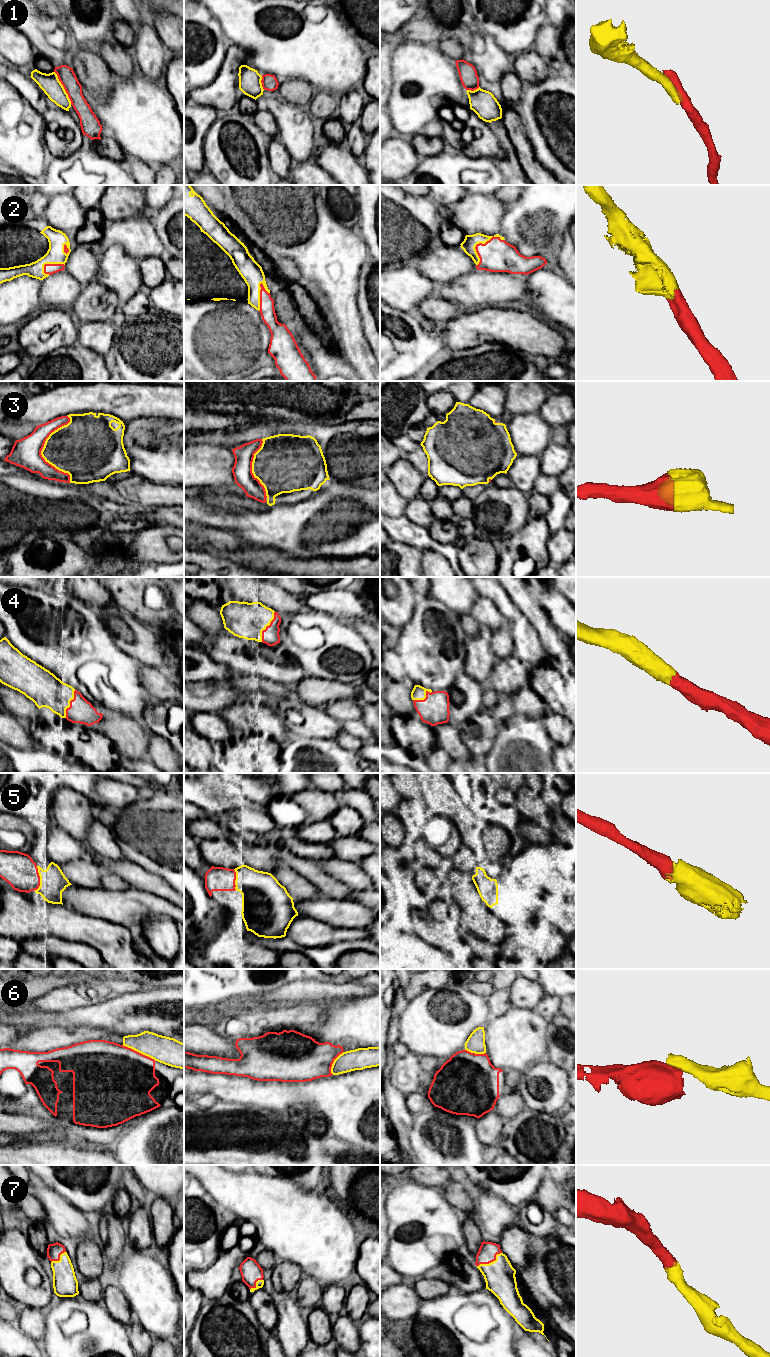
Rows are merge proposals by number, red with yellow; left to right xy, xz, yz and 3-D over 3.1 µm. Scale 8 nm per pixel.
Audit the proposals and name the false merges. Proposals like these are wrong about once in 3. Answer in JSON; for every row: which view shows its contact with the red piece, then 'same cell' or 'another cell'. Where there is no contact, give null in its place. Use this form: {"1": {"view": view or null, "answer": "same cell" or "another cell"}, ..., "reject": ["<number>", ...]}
{"1": {"view": "xy", "answer": "another cell"}, "2": {"view": "yz", "answer": "same cell"}, "3": {"view": "xy", "answer": "same cell"}, "4": {"view": "xz", "answer": "same cell"}, "5": {"view": "xy", "answer": "same cell"}, "6": {"view": "xy", "answer": "another cell"}, "7": {"view": "yz", "answer": "same cell"}, "reject": ["1", "6"]}

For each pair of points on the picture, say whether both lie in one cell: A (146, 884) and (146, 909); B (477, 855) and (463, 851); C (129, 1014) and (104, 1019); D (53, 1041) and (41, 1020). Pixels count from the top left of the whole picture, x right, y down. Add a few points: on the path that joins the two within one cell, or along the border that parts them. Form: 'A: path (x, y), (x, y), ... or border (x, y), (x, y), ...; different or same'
A: border (130, 886), (168, 900); different
B: path (474, 855), (466, 854); same
C: path (123, 1015), (110, 1016); same
D: border (41, 1026), (35, 1029); different

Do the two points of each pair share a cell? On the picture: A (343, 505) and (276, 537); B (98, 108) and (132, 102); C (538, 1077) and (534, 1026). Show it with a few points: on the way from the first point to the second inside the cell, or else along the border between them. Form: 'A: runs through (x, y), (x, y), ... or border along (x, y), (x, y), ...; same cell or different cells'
A: runs through (326, 522), (317, 527), (293, 529); same cell
B: runs through (106, 108), (124, 108); same cell
C: border along (539, 1062), (526, 1072); different cells

